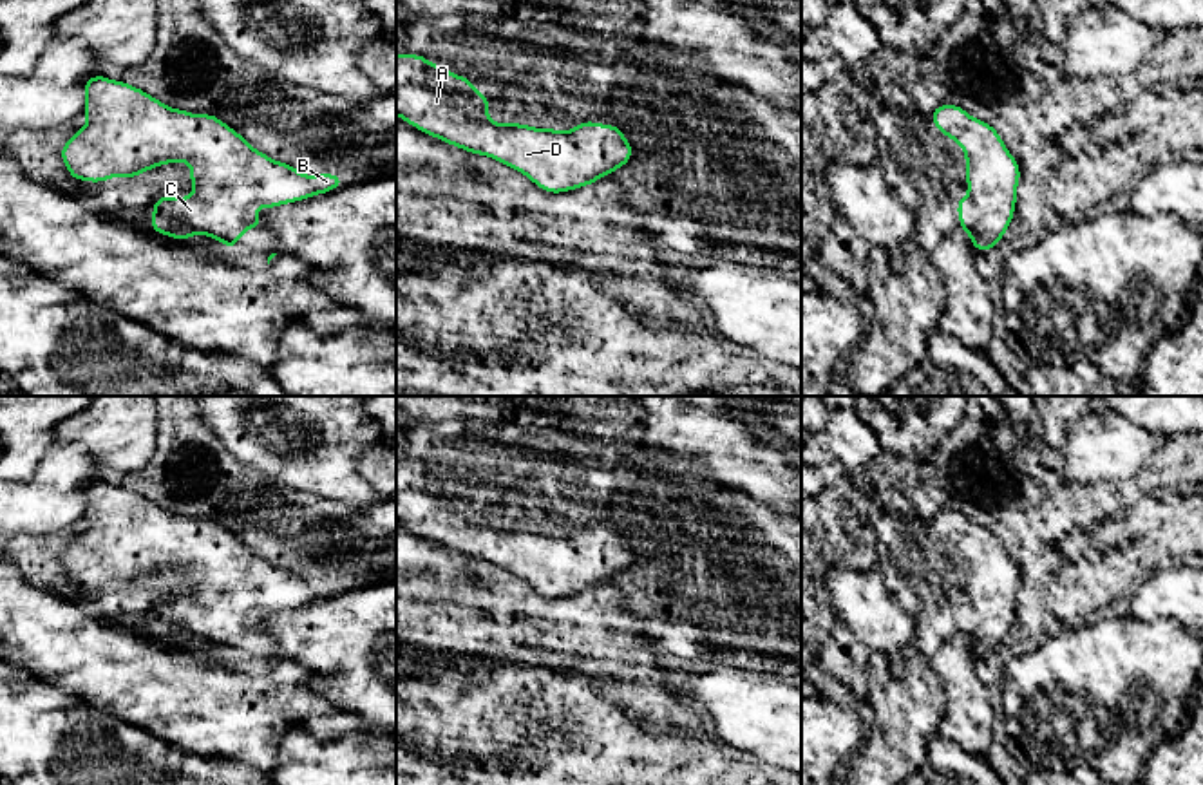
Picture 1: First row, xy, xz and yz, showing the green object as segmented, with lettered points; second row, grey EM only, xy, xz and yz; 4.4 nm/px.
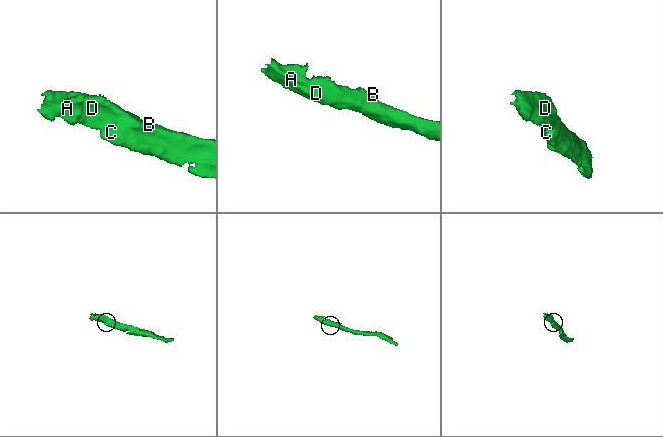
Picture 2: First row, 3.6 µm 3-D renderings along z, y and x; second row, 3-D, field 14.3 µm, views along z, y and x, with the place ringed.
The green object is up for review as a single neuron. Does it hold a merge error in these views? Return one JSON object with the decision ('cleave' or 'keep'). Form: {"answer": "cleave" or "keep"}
{"answer": "keep"}

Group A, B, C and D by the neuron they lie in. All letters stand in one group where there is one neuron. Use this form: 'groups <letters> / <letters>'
groups A B C D

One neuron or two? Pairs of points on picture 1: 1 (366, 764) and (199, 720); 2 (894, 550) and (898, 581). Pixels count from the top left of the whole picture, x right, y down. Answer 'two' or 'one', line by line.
1: two
2: one

